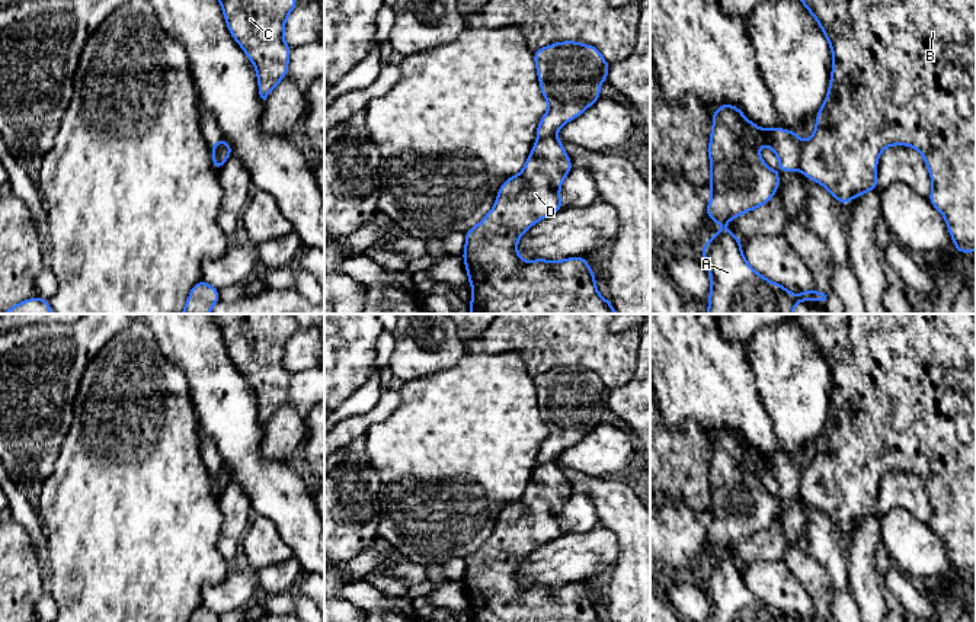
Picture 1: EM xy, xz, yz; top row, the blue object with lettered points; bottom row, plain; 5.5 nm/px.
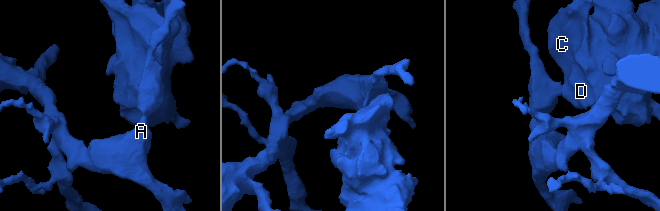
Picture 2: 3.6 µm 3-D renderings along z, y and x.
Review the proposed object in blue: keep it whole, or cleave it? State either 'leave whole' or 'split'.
split

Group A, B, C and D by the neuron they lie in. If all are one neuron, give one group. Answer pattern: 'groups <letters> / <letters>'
groups A / B C D

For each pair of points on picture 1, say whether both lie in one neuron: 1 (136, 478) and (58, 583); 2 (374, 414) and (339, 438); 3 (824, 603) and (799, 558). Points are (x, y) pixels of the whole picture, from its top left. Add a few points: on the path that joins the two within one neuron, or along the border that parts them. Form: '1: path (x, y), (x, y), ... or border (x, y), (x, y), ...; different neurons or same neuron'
1: path (130, 505), (128, 512), (83, 557); same neuron
2: path (365, 420), (348, 430); same neuron
3: path (822, 592), (808, 570); same neuron

